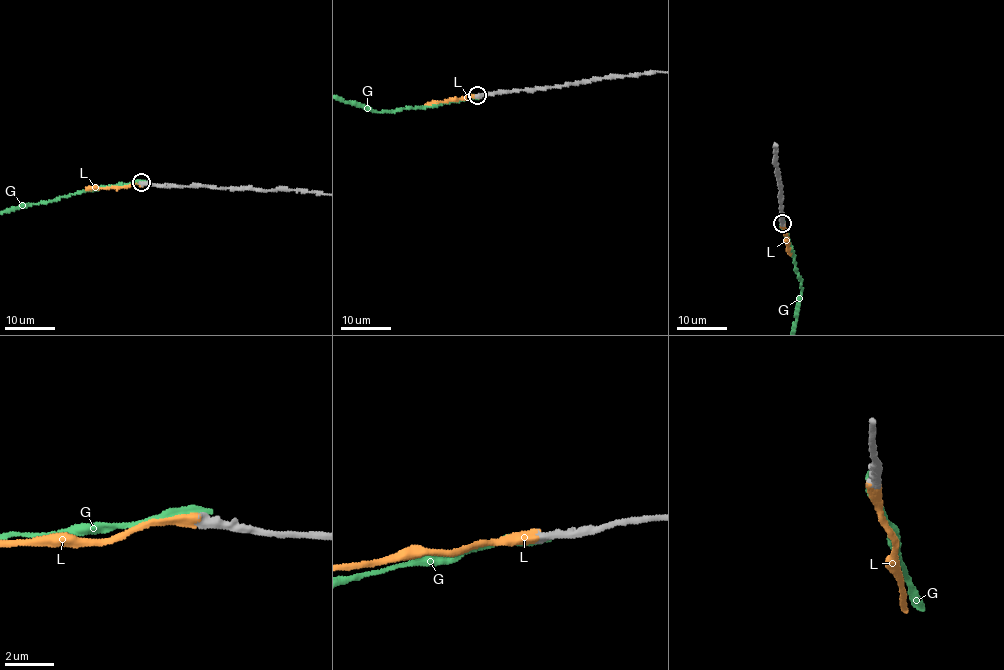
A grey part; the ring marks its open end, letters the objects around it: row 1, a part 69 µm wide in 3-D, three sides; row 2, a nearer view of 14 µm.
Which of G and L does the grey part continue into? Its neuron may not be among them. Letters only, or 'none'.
L

